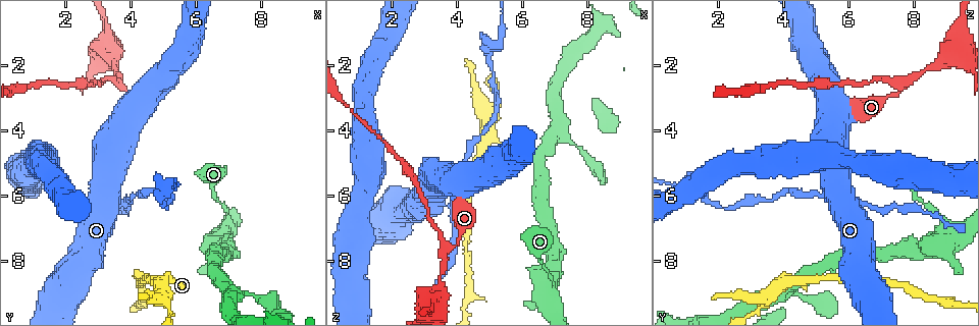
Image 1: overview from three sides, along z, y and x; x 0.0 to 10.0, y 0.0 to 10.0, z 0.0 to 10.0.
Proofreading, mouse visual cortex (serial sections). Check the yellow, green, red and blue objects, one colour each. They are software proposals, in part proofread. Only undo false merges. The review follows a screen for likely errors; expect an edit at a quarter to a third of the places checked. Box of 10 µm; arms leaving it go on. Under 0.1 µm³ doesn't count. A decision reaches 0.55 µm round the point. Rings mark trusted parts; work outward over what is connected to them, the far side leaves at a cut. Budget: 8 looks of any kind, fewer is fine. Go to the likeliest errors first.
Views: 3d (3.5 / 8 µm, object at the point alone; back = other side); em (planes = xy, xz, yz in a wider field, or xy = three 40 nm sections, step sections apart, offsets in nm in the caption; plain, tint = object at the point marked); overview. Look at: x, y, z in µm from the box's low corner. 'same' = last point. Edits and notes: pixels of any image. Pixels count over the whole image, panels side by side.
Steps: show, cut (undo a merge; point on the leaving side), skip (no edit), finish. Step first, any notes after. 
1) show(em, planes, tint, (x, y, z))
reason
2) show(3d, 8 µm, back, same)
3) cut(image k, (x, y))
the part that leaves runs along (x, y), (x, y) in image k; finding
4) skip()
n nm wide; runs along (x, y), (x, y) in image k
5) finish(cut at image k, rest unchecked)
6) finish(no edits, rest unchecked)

show(3d, 3.5 µm, (3.60, 6.25, 6.20))

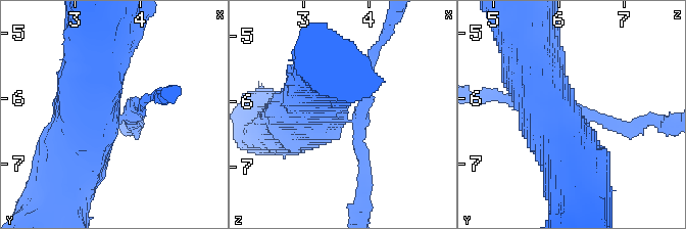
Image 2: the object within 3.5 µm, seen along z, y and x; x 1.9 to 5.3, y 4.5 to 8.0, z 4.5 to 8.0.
show(em, planes, tint, same)
shape alone is not enough

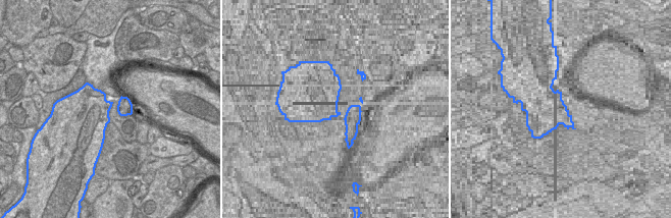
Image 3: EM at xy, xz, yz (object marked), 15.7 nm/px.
cut(image 2, (360, 155))
the part that leaves runs along (125, 115), (156, 96) in image 2; a second cell is stuck on

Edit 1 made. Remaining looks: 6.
show(3d, 3.5 µm, (3.75, 2.60, 7.60))
sharp bend

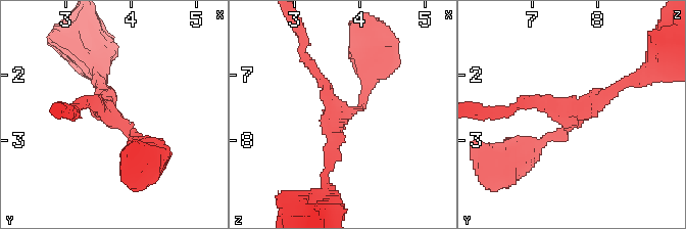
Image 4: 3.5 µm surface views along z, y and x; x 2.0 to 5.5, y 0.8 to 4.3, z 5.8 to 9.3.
show(em, xy, step 1, tint, (3.75, 2.65, 7.60))
3 arms; arms of 150, 200, 200 nm

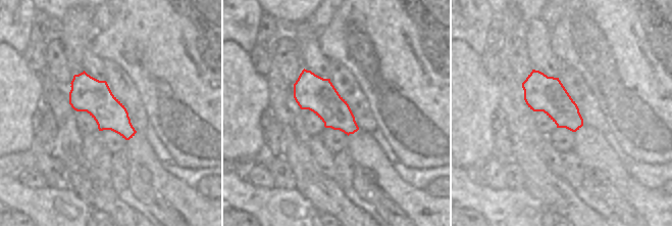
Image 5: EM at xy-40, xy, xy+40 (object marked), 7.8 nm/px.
show(em, xy, step 3, tint, same)

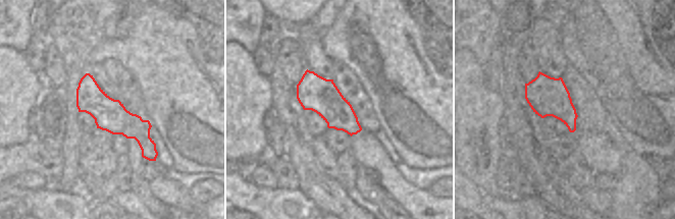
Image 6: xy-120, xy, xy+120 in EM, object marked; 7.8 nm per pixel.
skip()
runs along (87, 76), (153, 158) in image 6; one cell here

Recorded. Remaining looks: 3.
show(3d, 3.5 µm, (3.45, 1.80, 9.15))
sharp bend

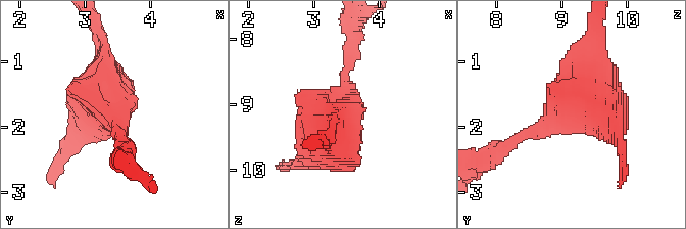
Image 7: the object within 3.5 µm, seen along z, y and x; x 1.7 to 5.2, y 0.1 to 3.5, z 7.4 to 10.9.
show(em, xy, step 5, tint, (3.45, 1.80, 9.10))

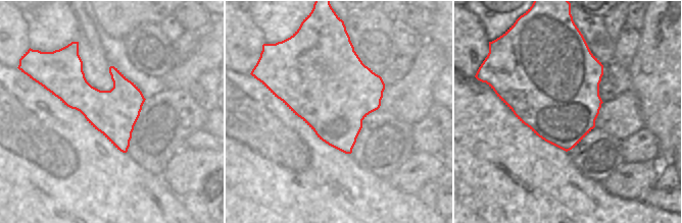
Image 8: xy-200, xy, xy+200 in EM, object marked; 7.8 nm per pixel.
skip()
runs along (351, 56), (341, 119), (316, 155) in image 7; all the same cell

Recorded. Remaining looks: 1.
finish(cut at image 2, rest unchecked)

